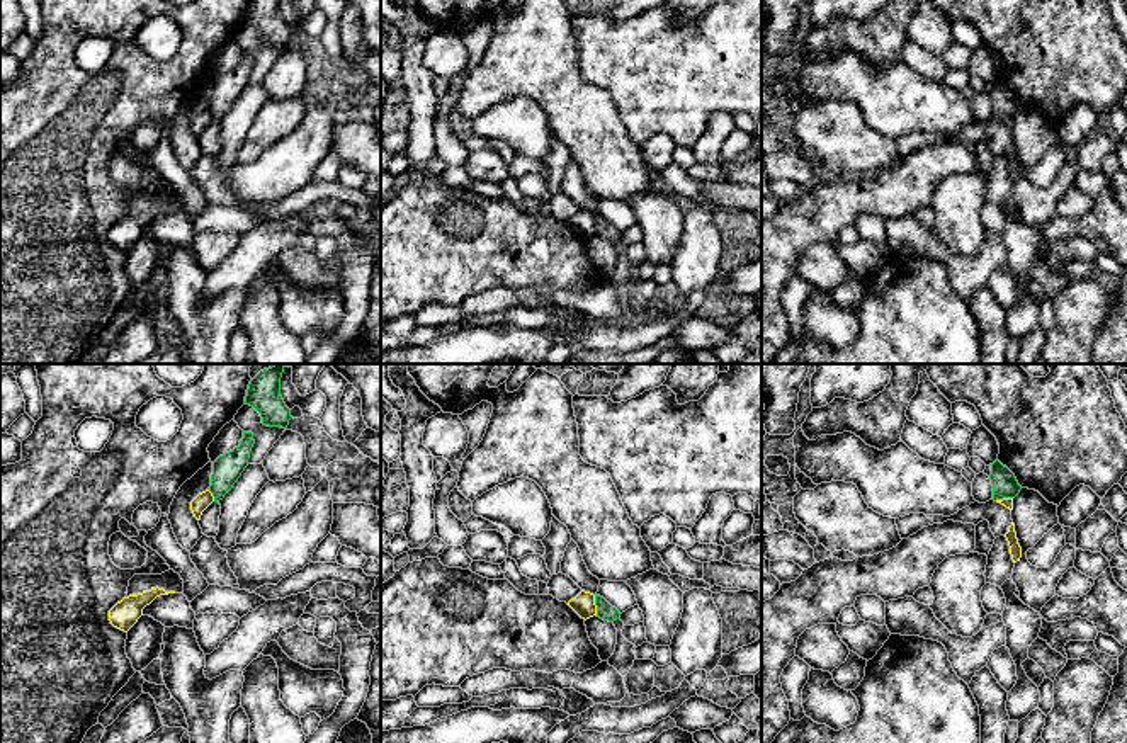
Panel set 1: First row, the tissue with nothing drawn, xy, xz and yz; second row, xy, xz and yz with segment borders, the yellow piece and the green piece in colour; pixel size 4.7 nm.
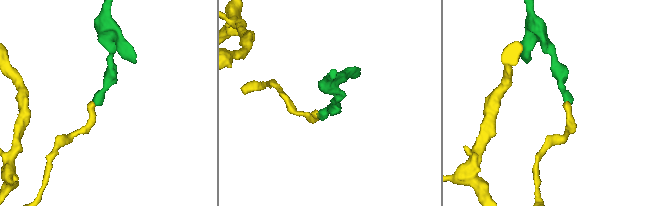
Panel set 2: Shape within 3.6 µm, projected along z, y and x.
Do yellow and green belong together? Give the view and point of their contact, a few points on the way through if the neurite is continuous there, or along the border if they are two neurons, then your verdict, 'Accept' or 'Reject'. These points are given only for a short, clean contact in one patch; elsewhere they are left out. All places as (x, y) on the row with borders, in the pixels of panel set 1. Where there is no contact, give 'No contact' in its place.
Touches yellow at xz (595, 606). Boundary: xz (594, 595), (597, 614). Reject

